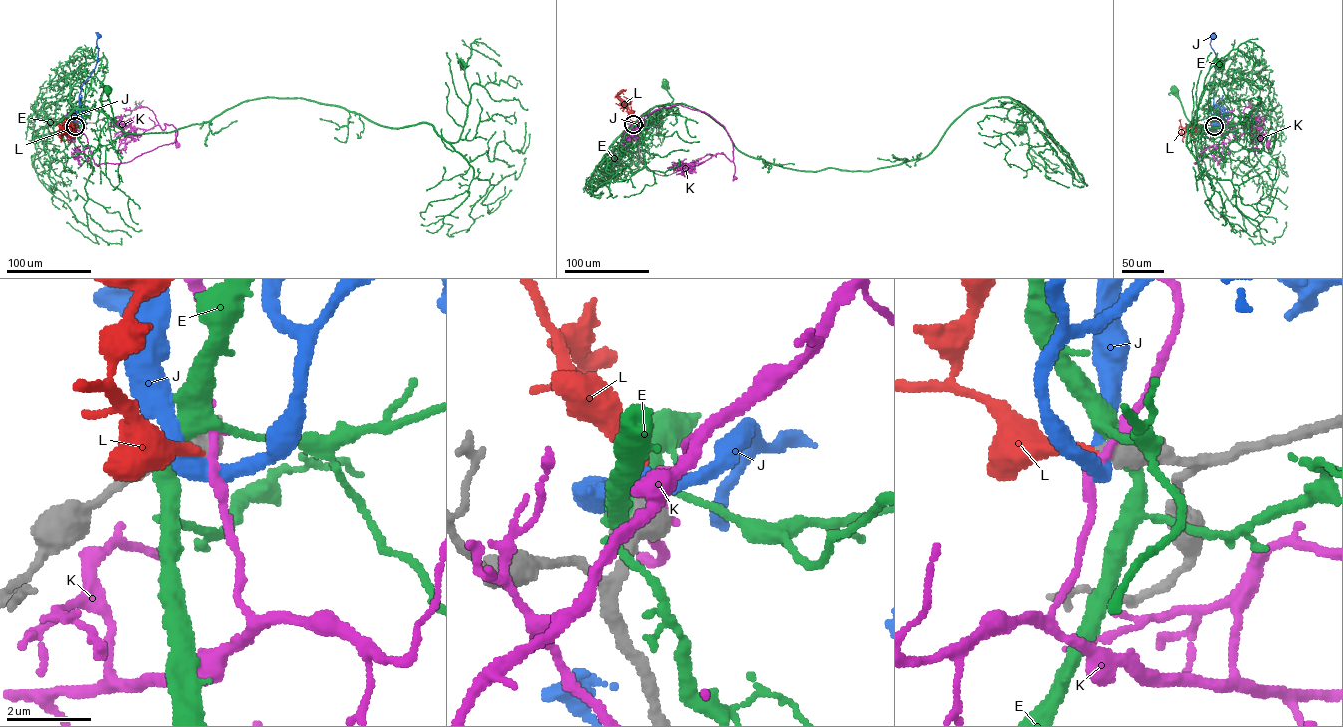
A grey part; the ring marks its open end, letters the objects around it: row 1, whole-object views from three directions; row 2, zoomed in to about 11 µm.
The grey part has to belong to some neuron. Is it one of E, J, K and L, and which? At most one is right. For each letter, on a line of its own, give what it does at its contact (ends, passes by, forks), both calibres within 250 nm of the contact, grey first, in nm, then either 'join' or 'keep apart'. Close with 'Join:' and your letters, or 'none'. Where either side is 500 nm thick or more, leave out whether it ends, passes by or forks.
E: 900/460 nm | keep apart
J: 750/460 nm | keep apart
K: 800/200 nm | keep apart
L: 550/280 nm | join
Join: L

